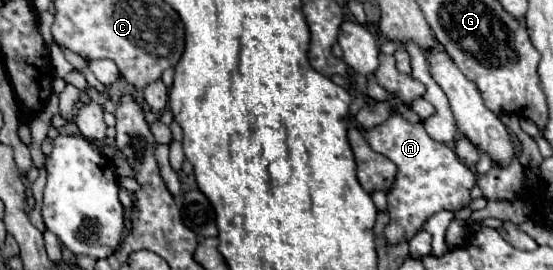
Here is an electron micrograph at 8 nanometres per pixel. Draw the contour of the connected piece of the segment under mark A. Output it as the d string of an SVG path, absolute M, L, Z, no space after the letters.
M391 115L379 127L365 131L371 149L387 155L397 165L397 179L387 193L391 223L385 237L391 245L411 239L421 225L439 211L459 211L469 205L471 189L475 187L475 173L459 161L459 157L445 145L433 141L421 123L407 123L401 115Z

